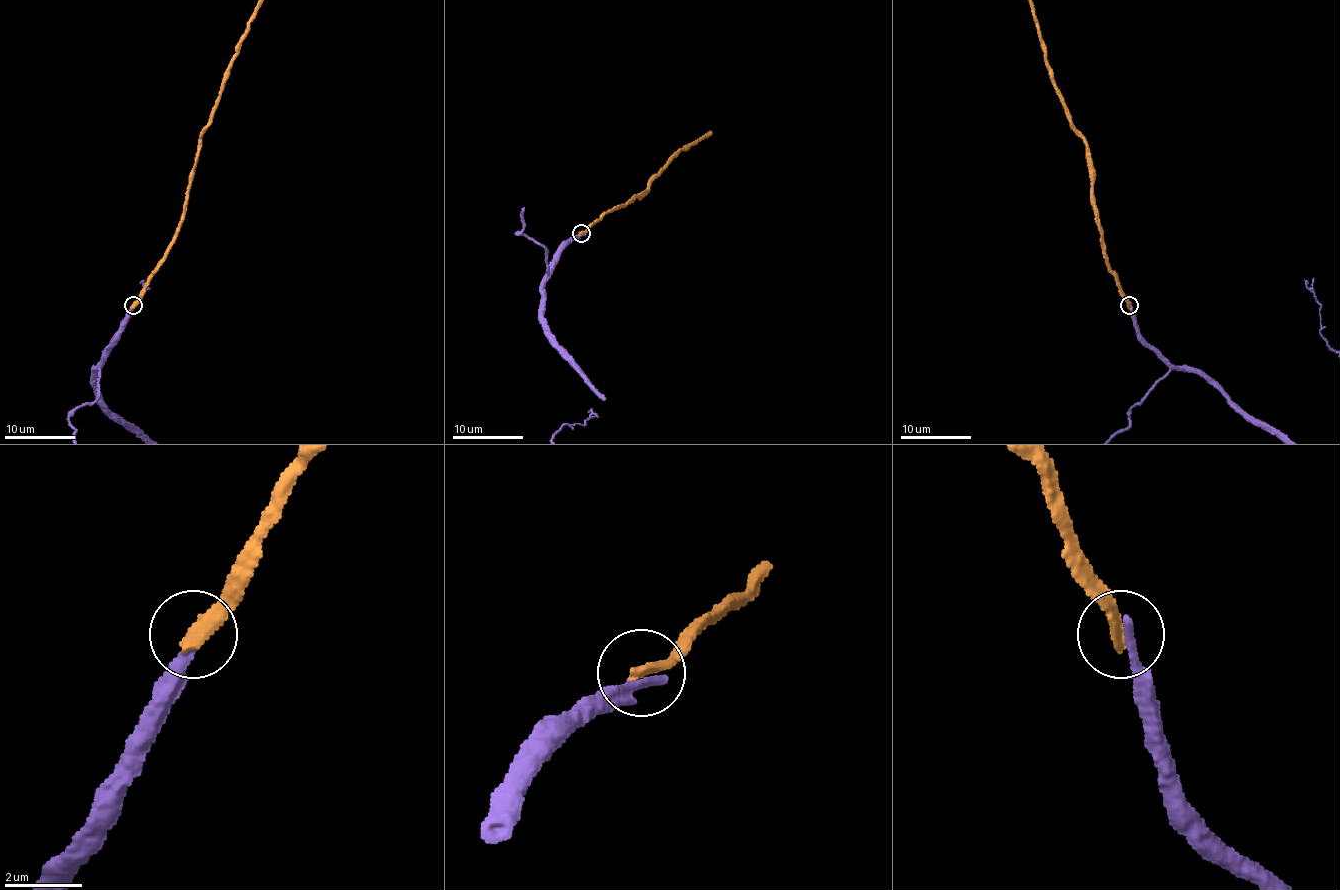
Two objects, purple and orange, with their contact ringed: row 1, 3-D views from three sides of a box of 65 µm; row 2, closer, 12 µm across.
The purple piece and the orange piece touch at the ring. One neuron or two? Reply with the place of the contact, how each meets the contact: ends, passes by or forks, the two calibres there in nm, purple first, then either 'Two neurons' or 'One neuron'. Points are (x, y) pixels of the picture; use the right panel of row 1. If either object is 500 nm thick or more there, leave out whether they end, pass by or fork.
Place: (1129, 305). At the ring purple ends. At the ring orange ends. Thickness 280 nm (purple) against 360 nm. Two neurons

